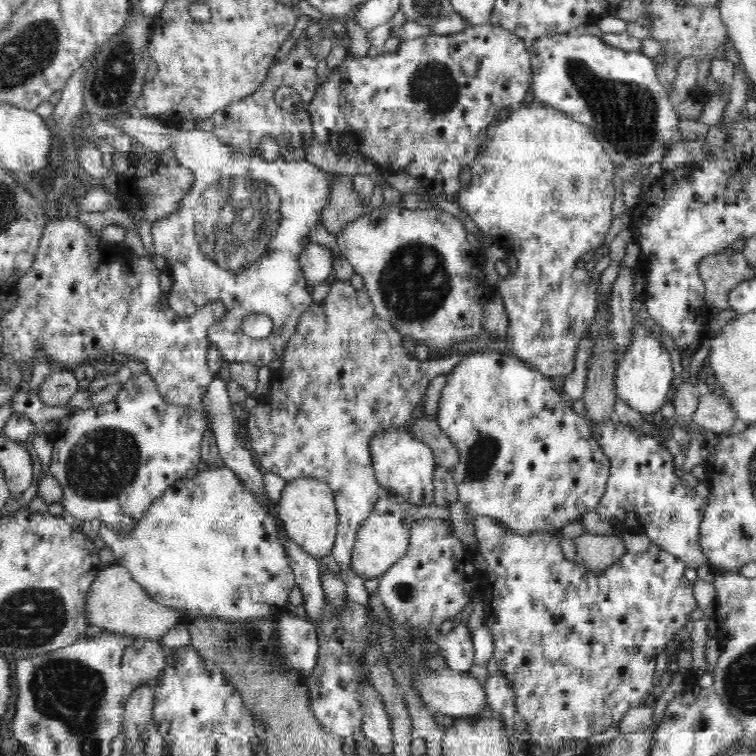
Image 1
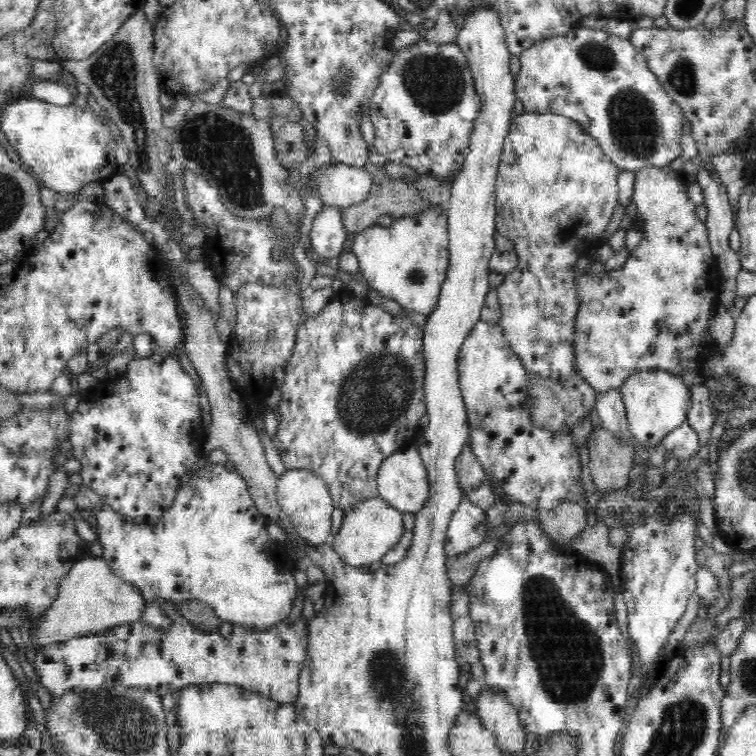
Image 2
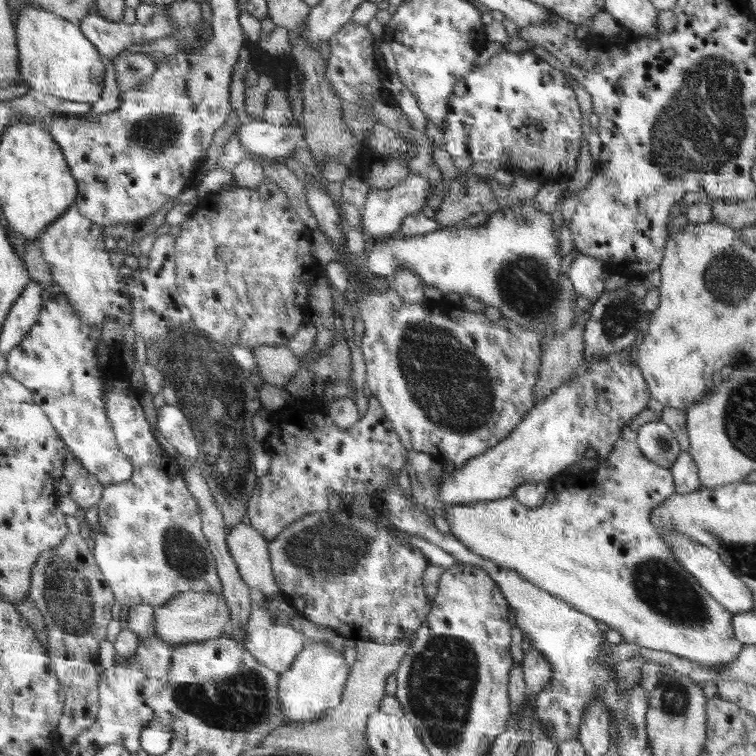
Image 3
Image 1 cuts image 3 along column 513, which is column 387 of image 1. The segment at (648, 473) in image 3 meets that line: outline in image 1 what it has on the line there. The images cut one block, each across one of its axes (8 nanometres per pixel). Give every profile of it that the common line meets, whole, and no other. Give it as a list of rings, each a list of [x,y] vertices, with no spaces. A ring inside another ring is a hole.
[[[380,496],[368,518],[362,522],[356,533],[356,542],[352,549],[351,568],[363,581],[379,579],[393,564],[402,558],[409,547],[412,525],[421,518],[450,518],[447,507],[434,504],[415,505],[402,497]]]

